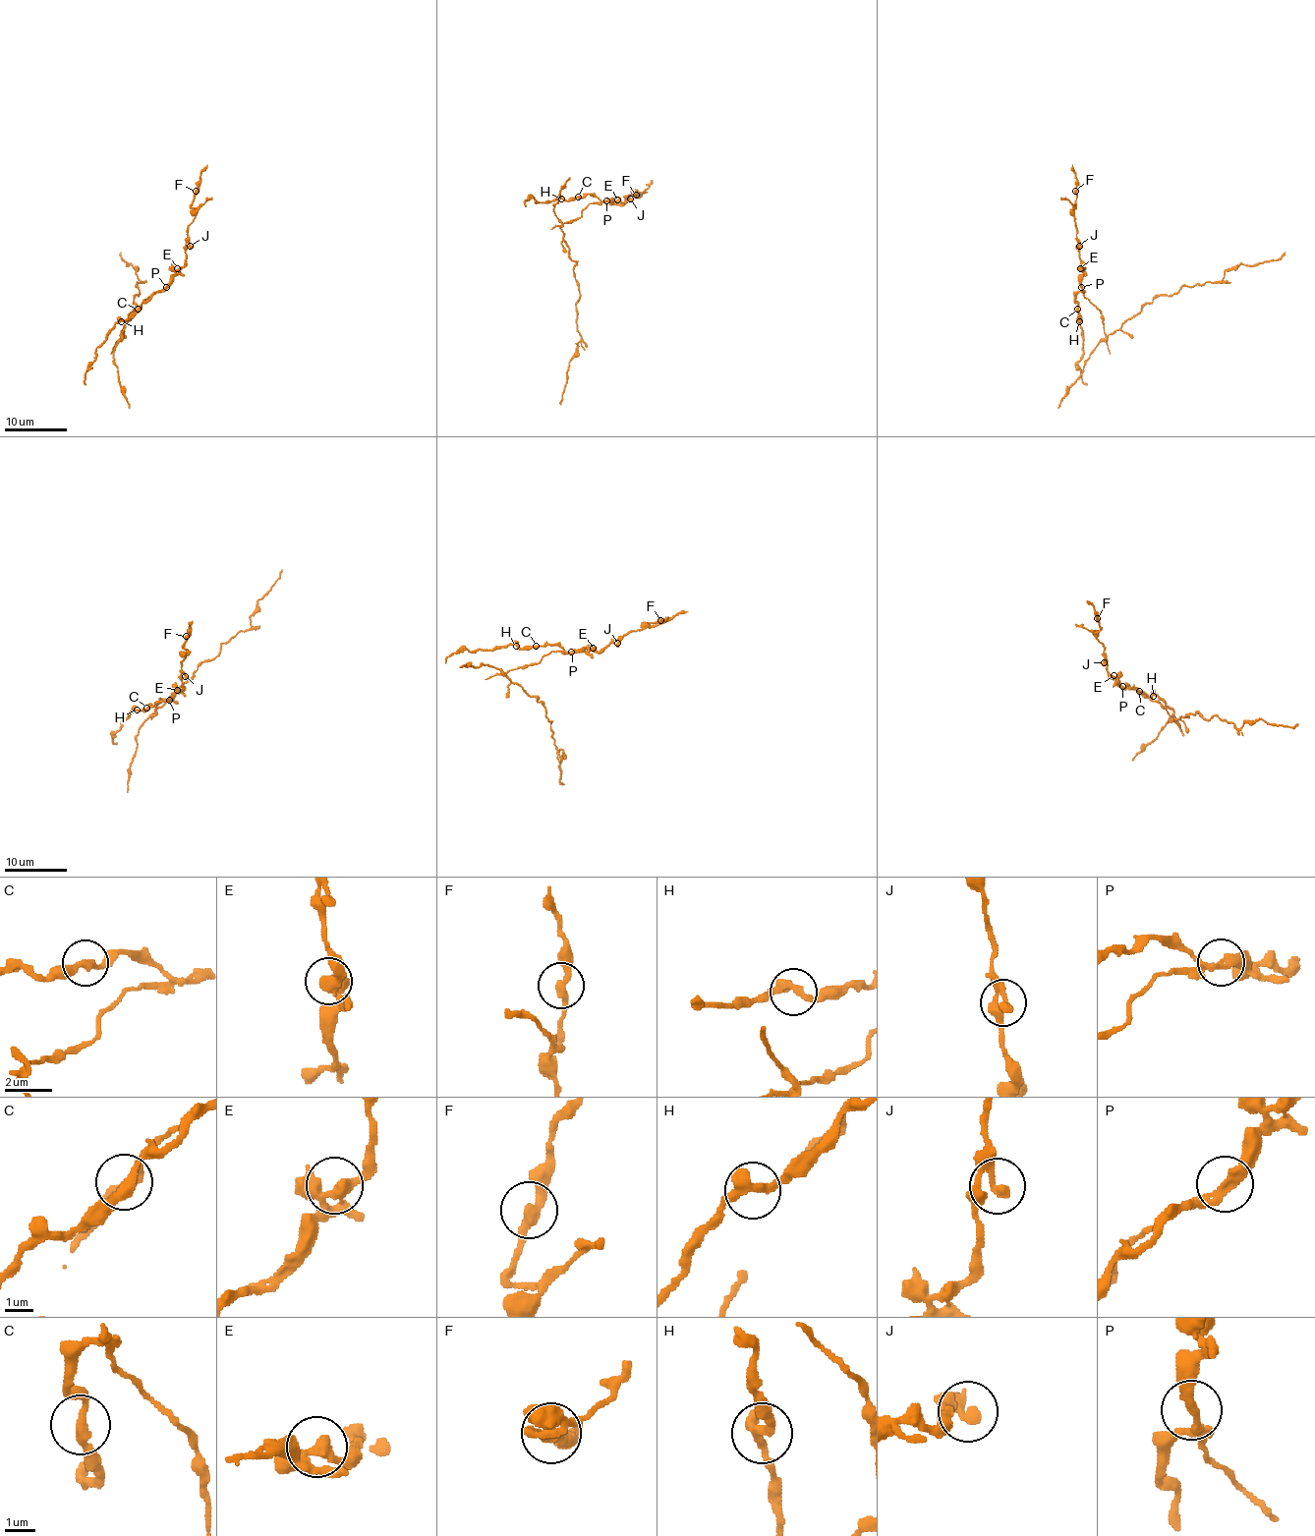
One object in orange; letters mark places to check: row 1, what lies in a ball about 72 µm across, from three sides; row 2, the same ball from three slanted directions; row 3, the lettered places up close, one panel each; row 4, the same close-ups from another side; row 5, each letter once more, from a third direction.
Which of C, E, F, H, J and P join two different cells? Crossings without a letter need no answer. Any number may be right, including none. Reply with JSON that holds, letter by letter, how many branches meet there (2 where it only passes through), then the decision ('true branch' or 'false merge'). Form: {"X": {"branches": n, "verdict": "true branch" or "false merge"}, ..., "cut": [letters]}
{"C": {"branches": 2, "verdict": "true branch"}, "E": {"branches": 3, "verdict": "true branch"}, "F": {"branches": 2, "verdict": "true branch"}, "H": {"branches": 2, "verdict": "true branch"}, "J": {"branches": 2, "verdict": "true branch"}, "P": {"branches": 2, "verdict": "false merge"}, "cut": ["P"]}

